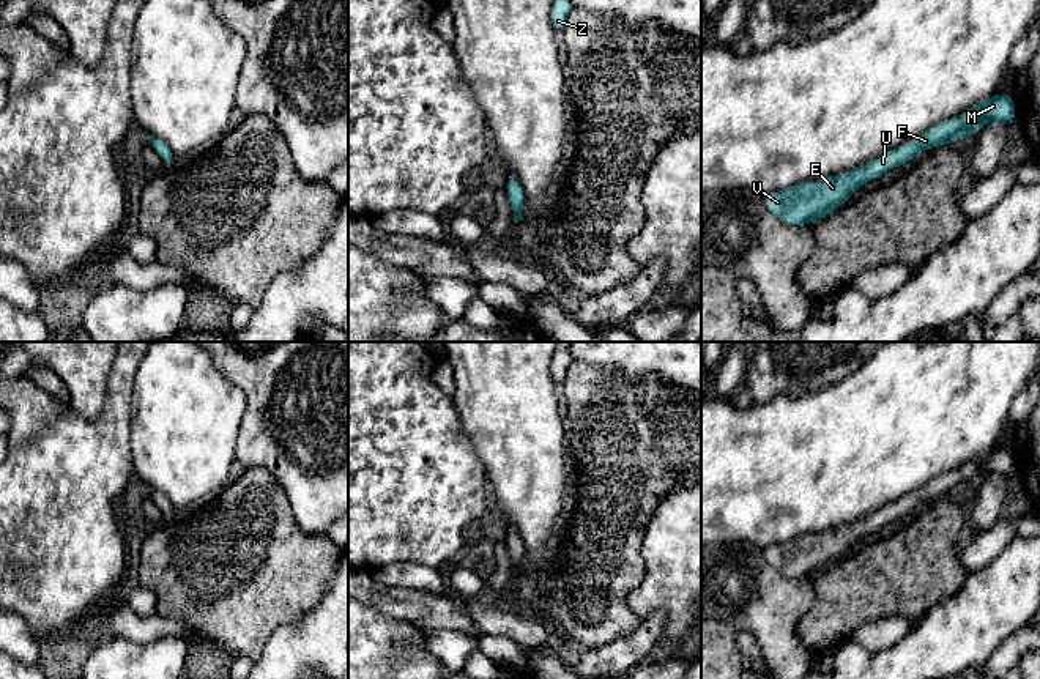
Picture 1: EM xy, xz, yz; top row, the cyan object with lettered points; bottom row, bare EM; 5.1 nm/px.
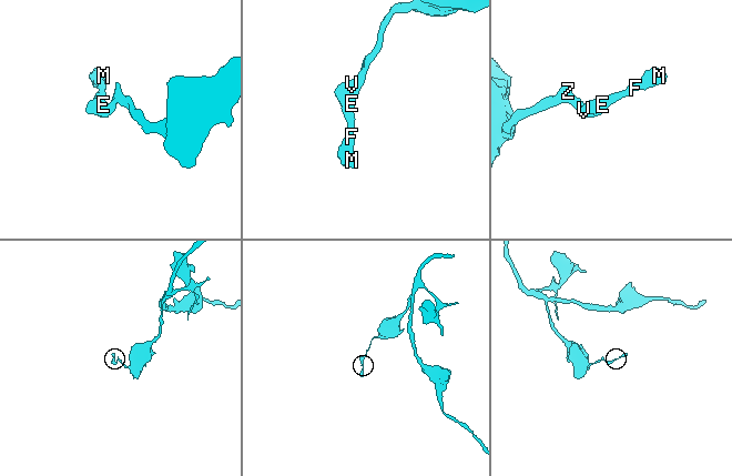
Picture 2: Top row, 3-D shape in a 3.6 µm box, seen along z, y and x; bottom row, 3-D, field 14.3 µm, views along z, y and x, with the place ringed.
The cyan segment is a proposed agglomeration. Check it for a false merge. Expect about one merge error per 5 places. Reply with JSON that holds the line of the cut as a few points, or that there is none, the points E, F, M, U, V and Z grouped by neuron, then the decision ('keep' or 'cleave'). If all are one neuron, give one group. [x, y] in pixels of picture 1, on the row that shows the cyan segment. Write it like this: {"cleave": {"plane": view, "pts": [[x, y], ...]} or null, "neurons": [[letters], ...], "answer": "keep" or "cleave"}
{"cleave": null, "neurons": [["E", "F", "M", "U", "V", "Z"]], "answer": "keep"}

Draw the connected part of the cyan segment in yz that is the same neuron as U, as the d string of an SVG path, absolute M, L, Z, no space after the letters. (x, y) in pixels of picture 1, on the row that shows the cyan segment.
M997 91L991 98L974 104L960 117L942 120L914 140L886 151L860 167L818 181L794 184L763 197L766 206L785 224L813 224L845 205L862 184L873 181L893 167L908 165L920 151L934 150L942 143L956 143L963 137L974 135L990 121L1008 124L1015 118L1013 96Z

